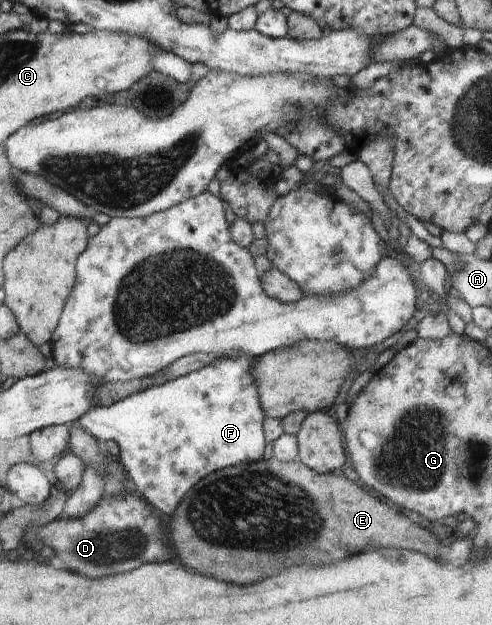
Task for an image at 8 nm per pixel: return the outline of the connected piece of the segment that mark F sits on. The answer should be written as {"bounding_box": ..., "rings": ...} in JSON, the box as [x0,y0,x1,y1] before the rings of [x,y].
{"bounding_box":[76,354,267,514],"rings":[[[230,354],[219,361],[172,381],[148,387],[142,392],[130,395],[110,406],[96,406],[84,413],[76,423],[82,430],[92,435],[97,442],[114,441],[121,449],[120,463],[134,491],[150,507],[156,507],[162,513],[173,514],[190,487],[198,479],[211,475],[238,463],[255,463],[263,458],[267,445],[263,433],[265,416],[260,408],[257,386],[251,375],[255,357],[248,354]]]}

